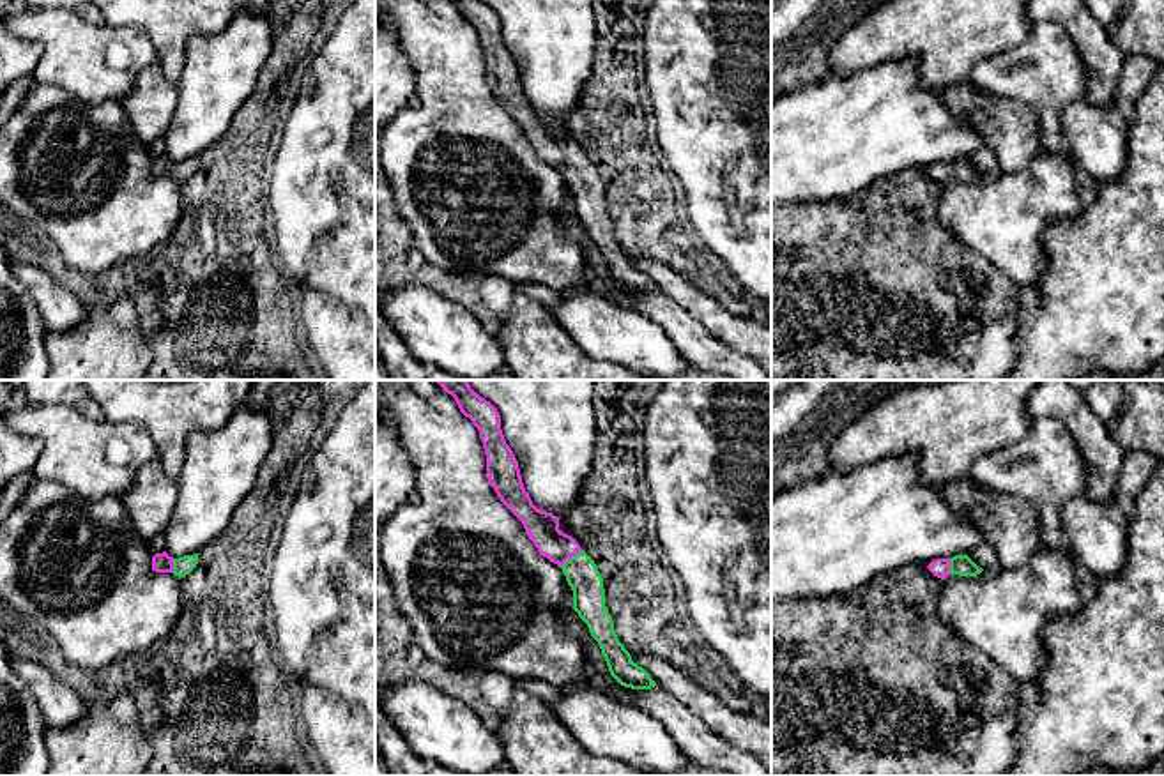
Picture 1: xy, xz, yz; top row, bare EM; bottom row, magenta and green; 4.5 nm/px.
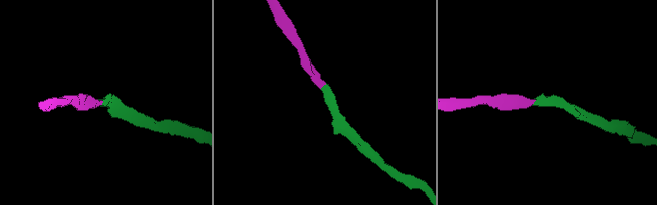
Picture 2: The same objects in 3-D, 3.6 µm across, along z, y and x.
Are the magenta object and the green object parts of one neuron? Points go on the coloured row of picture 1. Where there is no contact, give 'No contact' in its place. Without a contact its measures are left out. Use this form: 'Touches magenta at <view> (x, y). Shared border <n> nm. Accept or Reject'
Touches magenta at xz (570, 557). Shared border 130 nm. Accept

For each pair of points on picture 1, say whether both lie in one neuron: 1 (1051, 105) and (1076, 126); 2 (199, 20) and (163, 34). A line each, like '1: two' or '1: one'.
1: two
2: one

